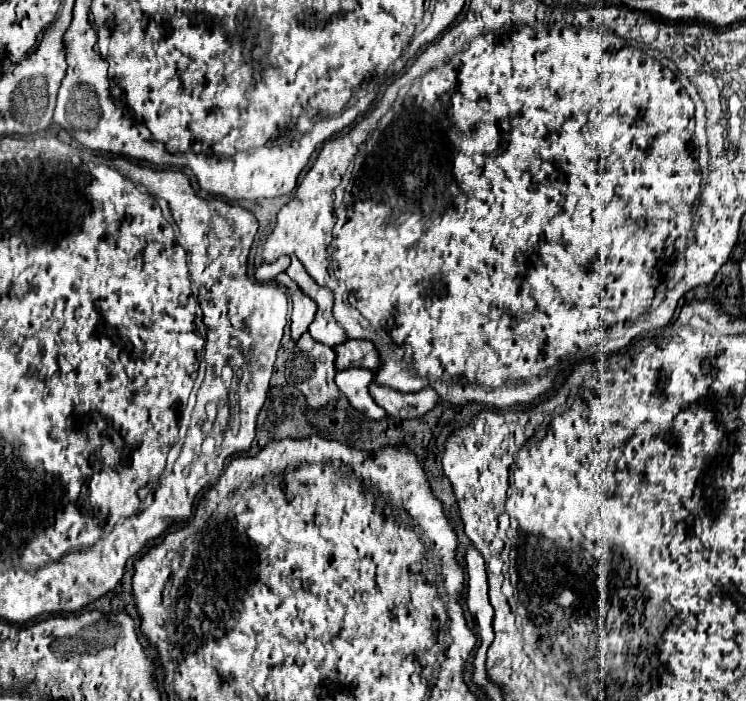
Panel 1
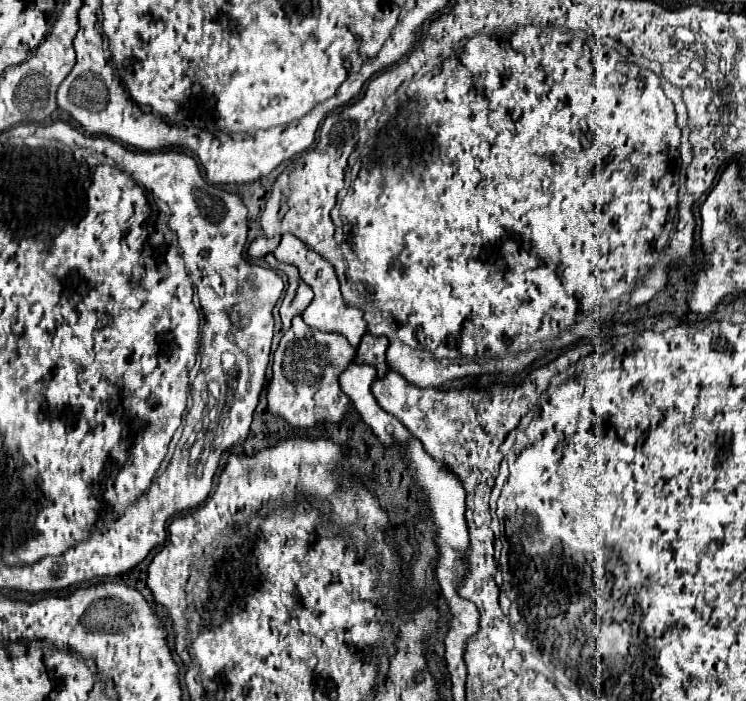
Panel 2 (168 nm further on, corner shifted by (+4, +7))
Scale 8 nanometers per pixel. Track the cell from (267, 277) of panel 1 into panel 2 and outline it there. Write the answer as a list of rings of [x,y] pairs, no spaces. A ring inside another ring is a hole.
[[[281,235],[257,237],[257,239],[253,239],[251,245],[249,245],[249,255],[251,255],[253,259],[261,259],[261,257],[265,257],[267,253],[273,253],[275,247],[279,245],[279,241],[281,241]]]

